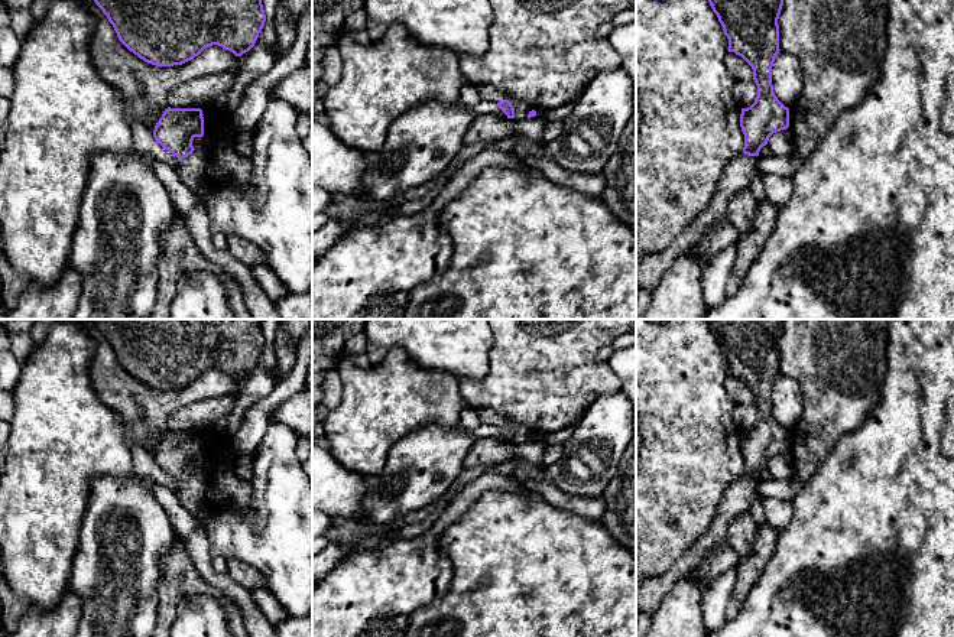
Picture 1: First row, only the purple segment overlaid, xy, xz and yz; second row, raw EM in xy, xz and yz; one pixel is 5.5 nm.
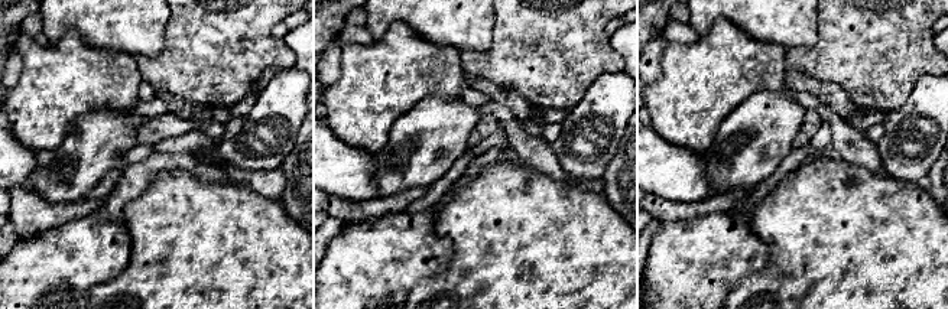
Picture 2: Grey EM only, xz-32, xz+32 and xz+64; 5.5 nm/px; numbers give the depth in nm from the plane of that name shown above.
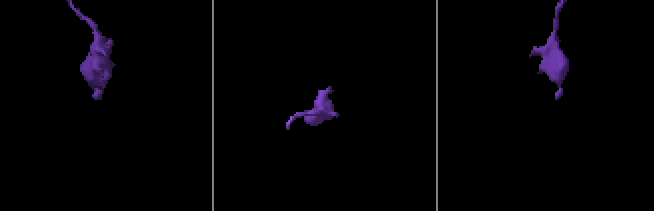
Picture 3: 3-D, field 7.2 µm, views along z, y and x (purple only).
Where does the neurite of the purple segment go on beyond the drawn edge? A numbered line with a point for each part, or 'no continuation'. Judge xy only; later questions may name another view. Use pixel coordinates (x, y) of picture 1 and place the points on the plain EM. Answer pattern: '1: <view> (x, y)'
1: xy (191, 493)

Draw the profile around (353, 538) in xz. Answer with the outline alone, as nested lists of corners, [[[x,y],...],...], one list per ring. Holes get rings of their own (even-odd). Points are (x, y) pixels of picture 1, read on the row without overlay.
[[[441,497],[434,511],[425,520],[402,526],[396,532],[387,532],[376,536],[366,533],[366,523],[363,521],[350,519],[332,519],[340,532],[337,545],[341,549],[341,555],[348,556],[357,552],[371,550],[396,539],[413,539],[429,530],[435,524],[435,521],[445,514],[448,503],[450,501],[445,497]]]

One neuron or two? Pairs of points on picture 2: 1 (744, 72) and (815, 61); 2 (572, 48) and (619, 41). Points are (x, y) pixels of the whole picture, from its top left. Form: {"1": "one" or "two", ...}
{"1": "two", "2": "two"}

